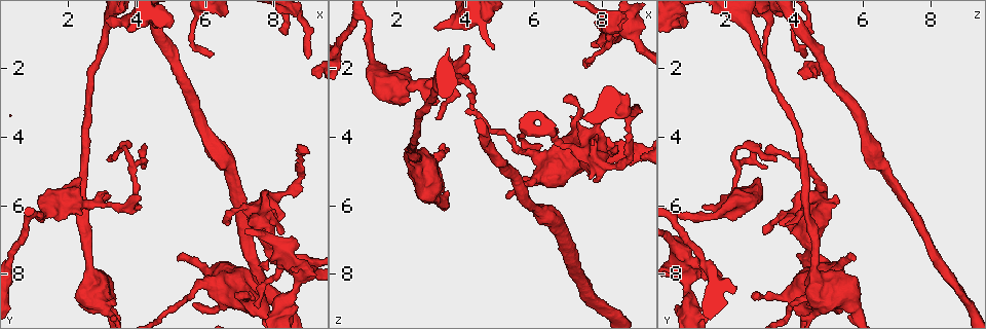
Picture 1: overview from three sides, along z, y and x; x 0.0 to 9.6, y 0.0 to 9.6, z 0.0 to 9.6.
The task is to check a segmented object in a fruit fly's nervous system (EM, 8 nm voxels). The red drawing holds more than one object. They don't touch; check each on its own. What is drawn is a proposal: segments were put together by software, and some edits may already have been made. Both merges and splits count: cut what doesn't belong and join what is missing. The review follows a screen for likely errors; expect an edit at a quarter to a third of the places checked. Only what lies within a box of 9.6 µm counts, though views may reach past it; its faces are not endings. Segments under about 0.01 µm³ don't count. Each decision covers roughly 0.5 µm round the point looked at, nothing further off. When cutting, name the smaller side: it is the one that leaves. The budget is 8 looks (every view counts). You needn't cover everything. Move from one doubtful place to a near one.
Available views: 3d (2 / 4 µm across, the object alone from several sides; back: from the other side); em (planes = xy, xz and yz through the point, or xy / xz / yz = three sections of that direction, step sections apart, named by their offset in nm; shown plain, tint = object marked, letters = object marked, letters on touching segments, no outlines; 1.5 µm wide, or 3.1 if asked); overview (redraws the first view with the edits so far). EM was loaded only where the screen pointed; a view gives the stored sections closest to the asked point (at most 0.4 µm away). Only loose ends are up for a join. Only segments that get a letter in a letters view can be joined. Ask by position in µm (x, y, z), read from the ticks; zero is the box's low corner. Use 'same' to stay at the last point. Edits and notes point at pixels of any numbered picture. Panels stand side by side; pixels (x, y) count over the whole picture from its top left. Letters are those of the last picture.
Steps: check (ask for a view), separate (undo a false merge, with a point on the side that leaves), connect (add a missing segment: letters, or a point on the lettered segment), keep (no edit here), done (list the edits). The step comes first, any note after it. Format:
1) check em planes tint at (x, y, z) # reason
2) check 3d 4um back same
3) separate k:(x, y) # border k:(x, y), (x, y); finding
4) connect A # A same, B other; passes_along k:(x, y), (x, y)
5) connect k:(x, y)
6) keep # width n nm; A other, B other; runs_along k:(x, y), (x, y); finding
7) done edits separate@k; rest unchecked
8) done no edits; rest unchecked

check 3d 4um at (3.35, 8.95, 4.35) # an open end

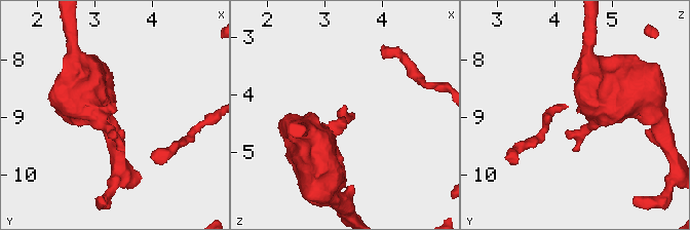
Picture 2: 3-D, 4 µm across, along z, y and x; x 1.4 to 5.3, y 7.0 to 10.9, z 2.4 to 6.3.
check em planes letters at (3.35, 8.90, 4.40)

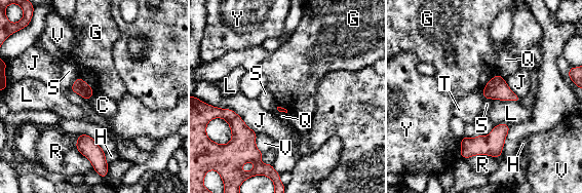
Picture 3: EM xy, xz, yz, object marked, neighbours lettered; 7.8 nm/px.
keep # C other, G other, H other, J other, L other, Q other, R other, S other, T other, V other, Y other; border 3:(94, 93), (87, 100); none of them fits

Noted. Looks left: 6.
check em planes tint at (4.15, 6.05, 1.35) # tapers out

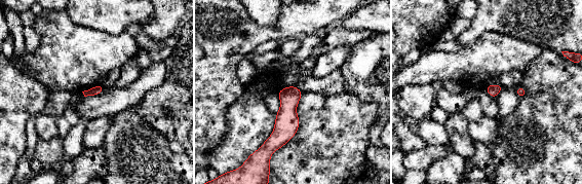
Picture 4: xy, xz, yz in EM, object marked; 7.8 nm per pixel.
check em planes letters same

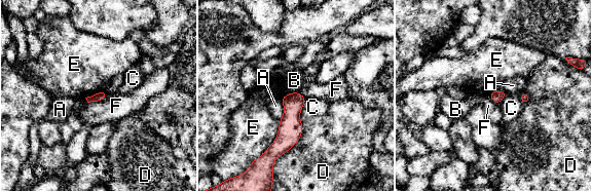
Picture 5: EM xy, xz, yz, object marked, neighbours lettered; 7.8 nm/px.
keep # longest_contact D 380 nm; A other, B other, C other, D other, E other, F other; border 5:(107, 93), (102, 100), (87, 103); no lettered segment goes on from it

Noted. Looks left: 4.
check 3d 4um at (8.75, 4.50, 3.75) # a narrow waist

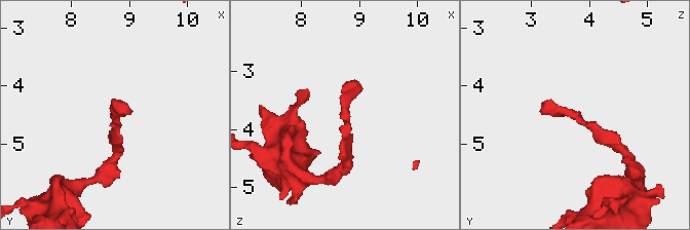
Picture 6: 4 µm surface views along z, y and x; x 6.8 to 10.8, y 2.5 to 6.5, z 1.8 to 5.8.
check em planes letters at (8.75, 4.50, 3.75)

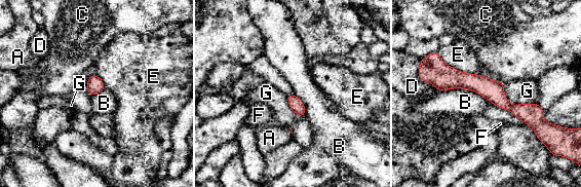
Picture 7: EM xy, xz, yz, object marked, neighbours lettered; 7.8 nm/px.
keep # A other, B other, C other, D other, E other, F other, G other; border 7:(437, 89), (472, 89), (491, 102); one neuron here

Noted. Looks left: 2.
done no edits; rest unchecked

